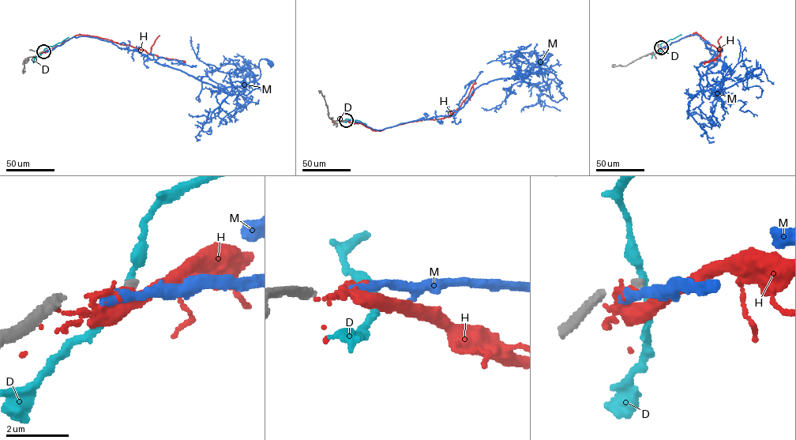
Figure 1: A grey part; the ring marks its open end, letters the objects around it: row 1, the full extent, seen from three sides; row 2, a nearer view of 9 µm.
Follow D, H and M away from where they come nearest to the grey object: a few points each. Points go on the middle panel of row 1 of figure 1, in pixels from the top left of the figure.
D: (346, 121), (359, 120), (366, 124)
H: (346, 120), (382, 130), (420, 119), (449, 117), (472, 87), (470, 100)
M: (346, 120), (381, 129), (453, 115), (480, 85), (524, 74), (546, 62), (538, 59), (549, 55)

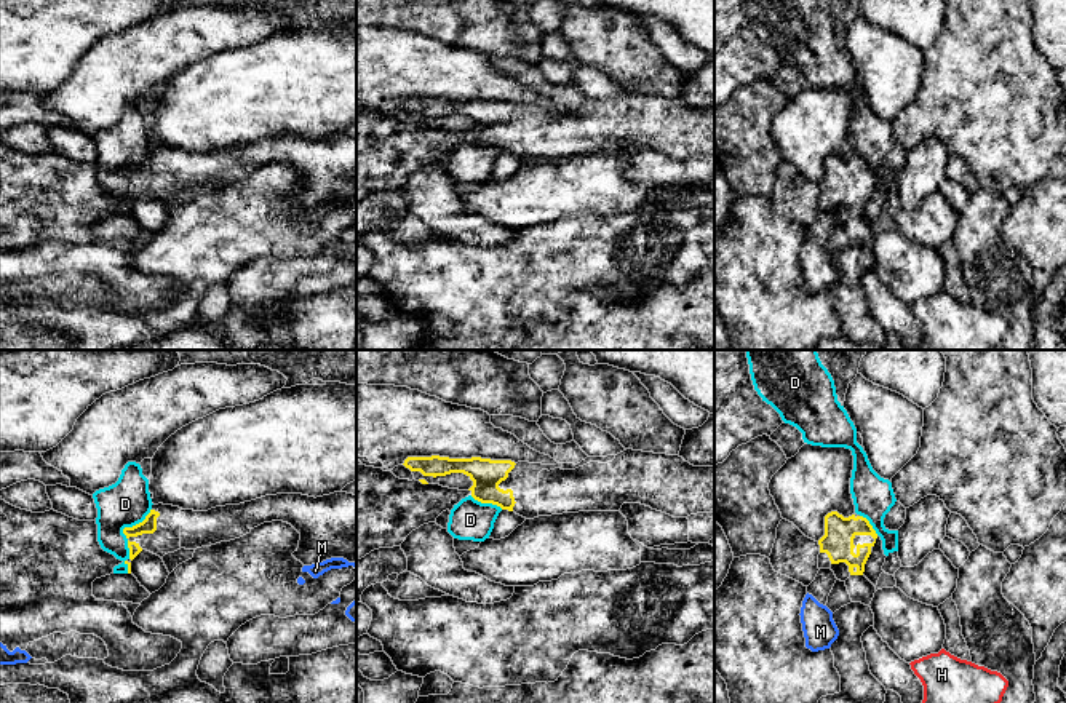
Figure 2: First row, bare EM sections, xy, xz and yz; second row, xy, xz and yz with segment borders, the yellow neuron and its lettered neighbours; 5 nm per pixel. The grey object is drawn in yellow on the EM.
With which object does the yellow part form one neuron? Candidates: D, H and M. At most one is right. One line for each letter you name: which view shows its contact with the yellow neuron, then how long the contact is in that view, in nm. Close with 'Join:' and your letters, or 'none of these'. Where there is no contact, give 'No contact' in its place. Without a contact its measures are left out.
Join: none of these

